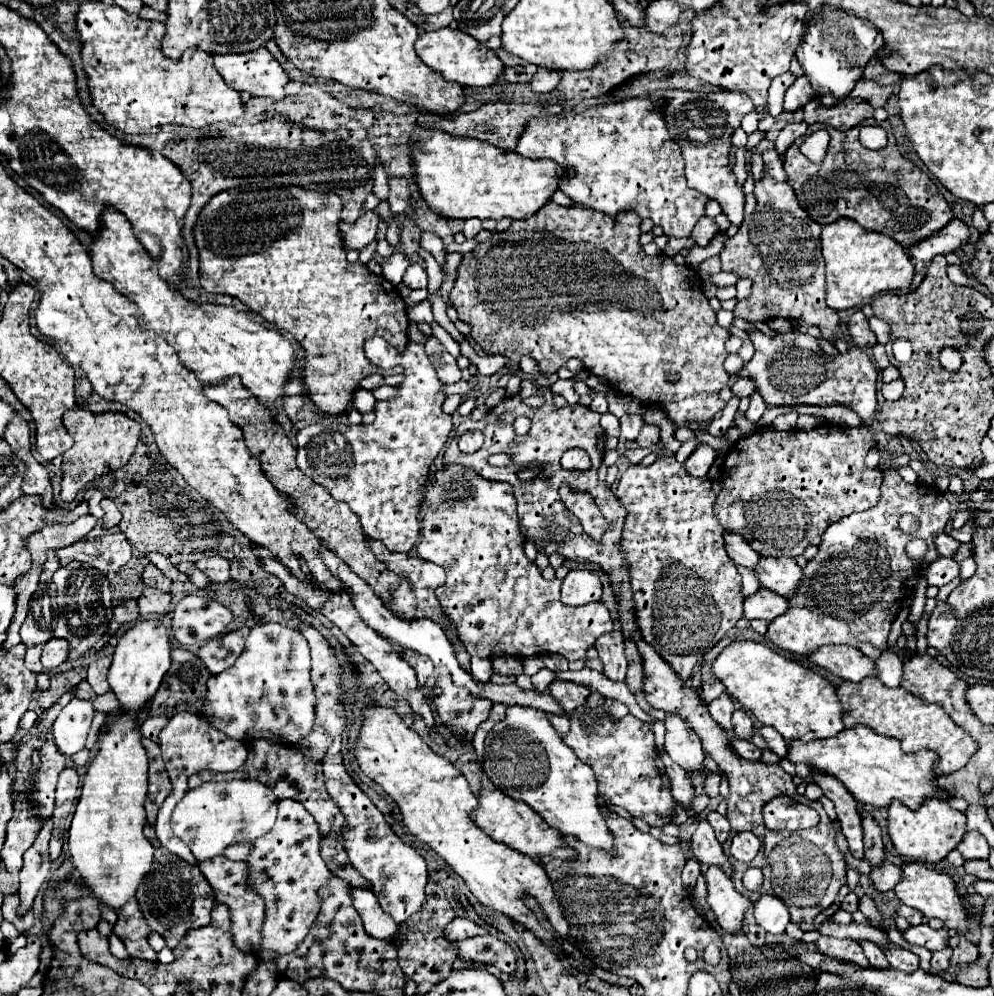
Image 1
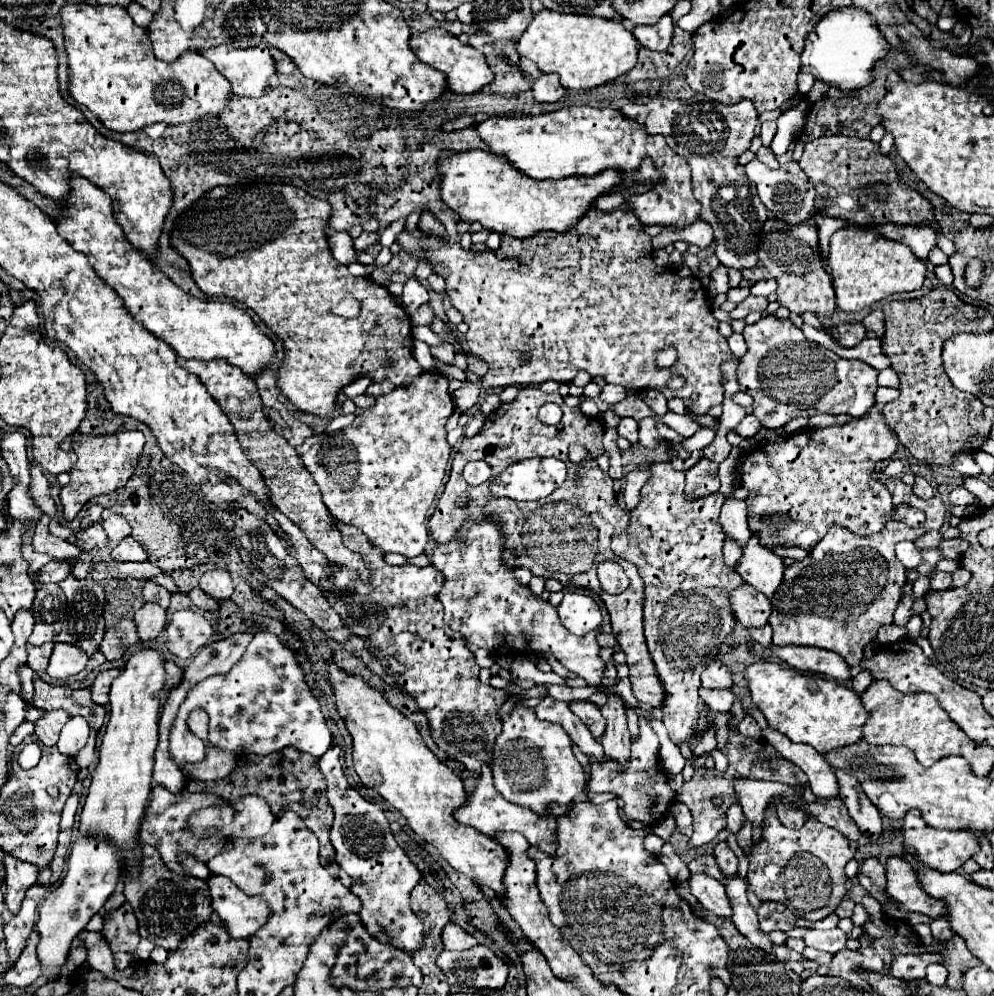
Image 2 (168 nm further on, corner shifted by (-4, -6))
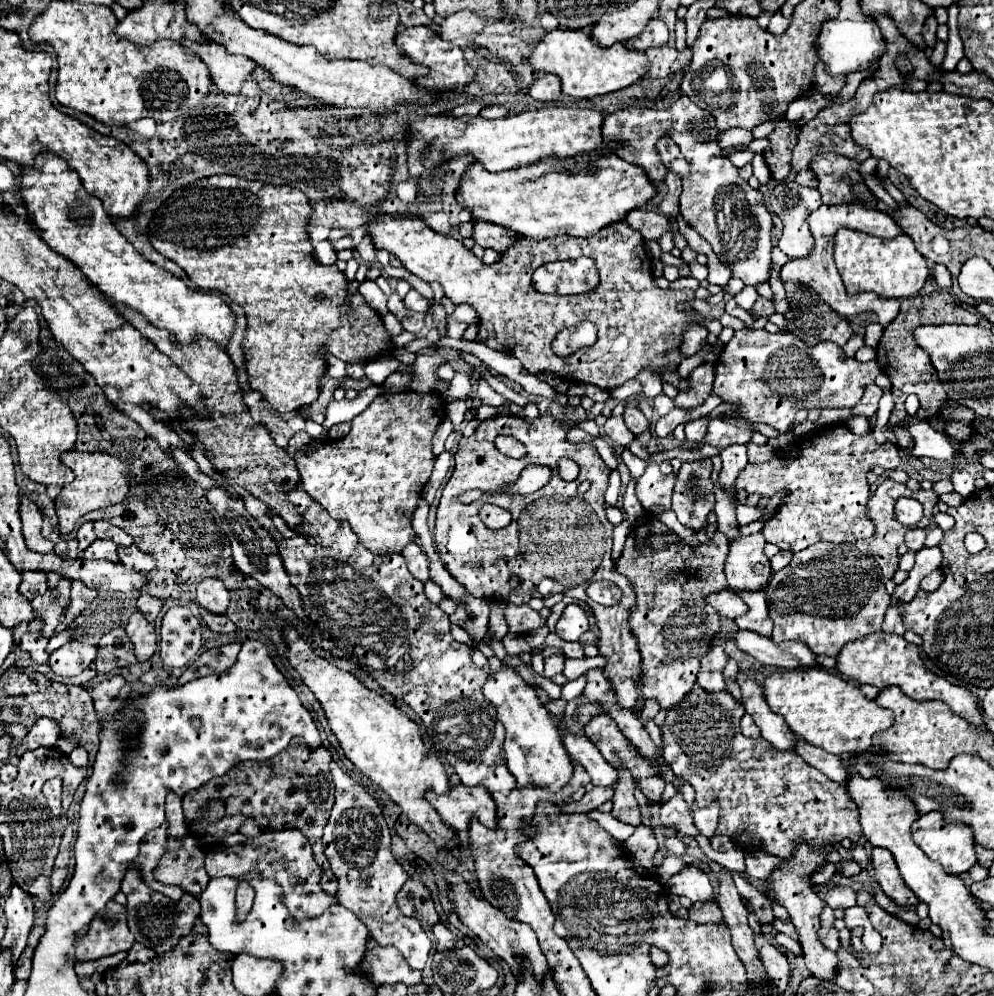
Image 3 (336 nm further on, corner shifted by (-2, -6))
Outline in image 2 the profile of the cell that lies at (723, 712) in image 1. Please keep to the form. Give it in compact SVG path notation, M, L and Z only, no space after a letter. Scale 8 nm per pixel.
M699 689L699 695L703 697L703 701L711 707L711 711L715 713L725 713L731 709L735 697L731 691L707 691L707 689Z

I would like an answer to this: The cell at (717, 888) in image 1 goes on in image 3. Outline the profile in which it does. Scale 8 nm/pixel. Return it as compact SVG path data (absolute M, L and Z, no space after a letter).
M683 867L665 883L665 887L671 895L685 895L691 901L707 901L713 895L713 887L707 873L697 867Z

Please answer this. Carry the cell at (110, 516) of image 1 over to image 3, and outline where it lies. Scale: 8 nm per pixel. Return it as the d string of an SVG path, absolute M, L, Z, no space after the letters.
M95 521L93 529L95 529L95 533L97 533L99 539L111 539L111 533L113 533L113 541L119 541L119 533L121 533L121 529L111 527L107 521Z

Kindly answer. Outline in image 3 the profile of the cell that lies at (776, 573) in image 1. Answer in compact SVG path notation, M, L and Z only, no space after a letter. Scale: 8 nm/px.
M761 533L737 537L729 543L725 559L725 575L731 587L757 591L763 589L771 577L769 559L763 553L765 537Z

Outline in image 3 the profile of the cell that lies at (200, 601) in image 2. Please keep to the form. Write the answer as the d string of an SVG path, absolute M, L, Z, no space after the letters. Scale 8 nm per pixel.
M201 609L201 619L203 619L203 623L205 623L211 631L215 631L215 633L233 633L233 631L237 629L237 627L229 621L227 615L213 615L213 613Z

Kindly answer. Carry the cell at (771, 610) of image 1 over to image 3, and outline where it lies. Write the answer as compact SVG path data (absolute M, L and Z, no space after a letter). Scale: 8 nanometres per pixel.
M719 591L719 593L711 593L705 597L705 603L709 603L719 615L725 615L725 617L741 617L747 607L745 603L741 603L741 597L739 595L733 595L733 591Z

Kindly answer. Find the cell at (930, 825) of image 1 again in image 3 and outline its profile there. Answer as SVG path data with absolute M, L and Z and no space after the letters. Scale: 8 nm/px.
M931 811L927 815L921 815L921 819L917 823L913 823L911 829L913 841L923 849L923 853L933 859L939 861L943 865L943 869L951 875L961 875L967 873L973 865L977 865L975 859L975 839L973 839L973 829L967 823L947 823L943 819L941 811Z

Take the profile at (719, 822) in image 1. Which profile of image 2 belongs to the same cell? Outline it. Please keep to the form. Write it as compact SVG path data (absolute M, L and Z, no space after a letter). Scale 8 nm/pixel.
M719 841L719 843L715 845L713 855L717 857L719 869L721 869L725 875L735 875L735 873L737 873L737 855L729 849L729 845L727 845L725 841Z

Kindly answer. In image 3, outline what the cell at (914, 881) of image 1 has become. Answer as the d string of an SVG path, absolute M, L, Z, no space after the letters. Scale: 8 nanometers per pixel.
M881 847L873 849L871 851L871 865L875 871L875 879L879 881L881 889L885 891L885 895L889 899L893 899L901 907L909 907L909 905L919 903L919 899L909 891L909 887L905 887L905 883L901 883L901 875L897 871L897 865L893 863L891 851L885 851Z

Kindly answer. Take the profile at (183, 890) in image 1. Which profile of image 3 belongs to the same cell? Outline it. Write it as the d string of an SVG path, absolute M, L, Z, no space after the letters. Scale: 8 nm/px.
M135 867L127 869L125 879L121 883L121 891L127 895L127 921L131 933L135 935L135 941L153 949L155 953L167 953L175 949L179 939L191 931L201 911L199 899L193 899L193 895L183 895L179 903L173 903L169 897L155 893L151 887L145 885L145 881L139 877L139 871Z

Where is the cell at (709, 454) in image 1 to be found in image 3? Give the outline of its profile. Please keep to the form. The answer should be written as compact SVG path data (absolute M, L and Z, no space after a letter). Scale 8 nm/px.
M711 459L685 461L677 473L671 509L677 513L679 523L691 531L707 527L707 515L715 505L711 469Z

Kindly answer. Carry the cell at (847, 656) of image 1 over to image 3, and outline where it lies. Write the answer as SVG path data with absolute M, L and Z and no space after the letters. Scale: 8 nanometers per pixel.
M743 629L735 633L735 643L741 651L755 657L763 665L783 667L783 669L815 667L815 655L809 653L809 647L803 647L803 643L793 643L793 641L773 643L773 639L769 637L761 637L753 631L743 631Z

